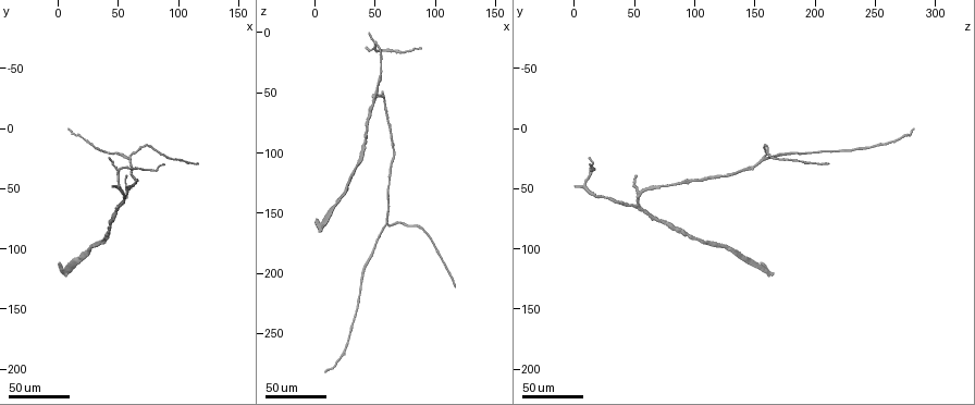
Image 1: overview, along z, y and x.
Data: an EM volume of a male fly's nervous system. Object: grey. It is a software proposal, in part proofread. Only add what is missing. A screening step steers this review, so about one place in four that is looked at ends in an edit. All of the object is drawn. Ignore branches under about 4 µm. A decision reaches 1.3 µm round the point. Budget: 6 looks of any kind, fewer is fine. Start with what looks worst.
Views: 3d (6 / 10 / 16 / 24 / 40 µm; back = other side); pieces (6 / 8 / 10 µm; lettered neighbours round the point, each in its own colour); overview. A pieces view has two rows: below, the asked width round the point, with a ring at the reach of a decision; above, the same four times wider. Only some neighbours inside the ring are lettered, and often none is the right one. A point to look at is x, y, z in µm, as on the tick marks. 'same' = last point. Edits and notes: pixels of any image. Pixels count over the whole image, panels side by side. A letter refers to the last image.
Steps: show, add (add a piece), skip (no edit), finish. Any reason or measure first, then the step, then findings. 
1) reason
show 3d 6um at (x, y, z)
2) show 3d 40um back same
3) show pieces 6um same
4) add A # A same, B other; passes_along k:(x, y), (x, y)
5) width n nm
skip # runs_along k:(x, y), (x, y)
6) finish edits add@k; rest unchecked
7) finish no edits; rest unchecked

branch stops here
show 3d 40um at (114, 30, 212)

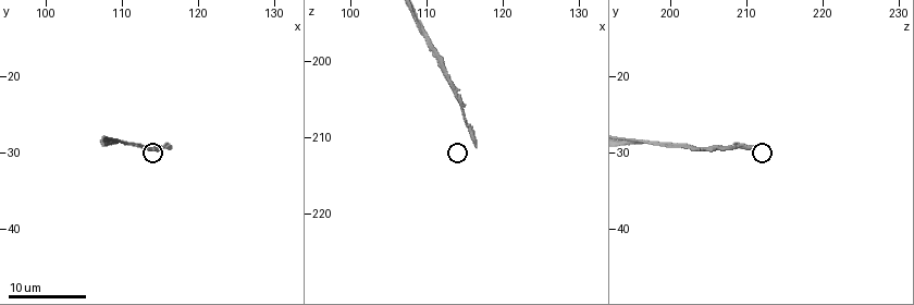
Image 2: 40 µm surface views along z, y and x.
show pieces 6um at (116.5, 29.0, 211.0)

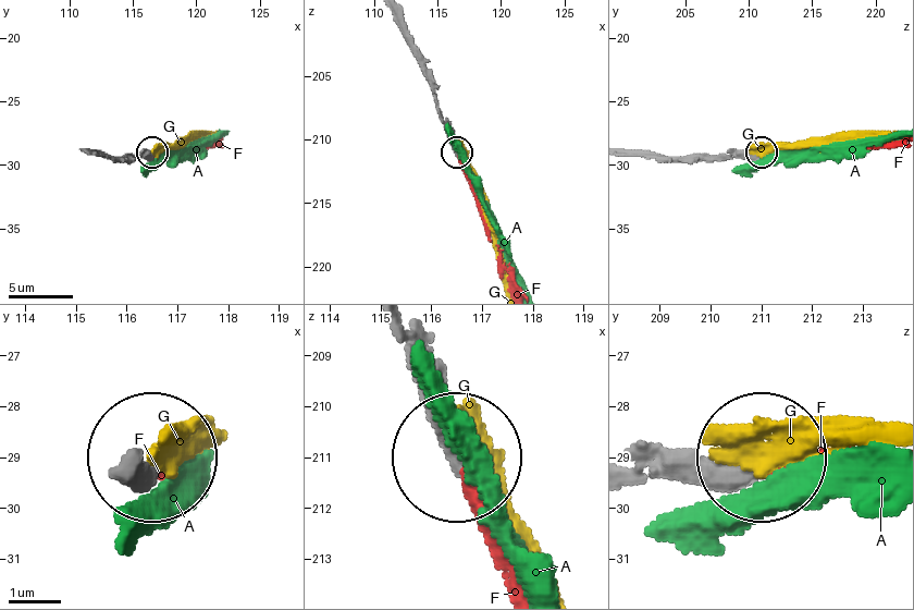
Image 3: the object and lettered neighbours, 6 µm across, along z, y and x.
width 290 nm
add F # A other, F same, G other; passes_along 3:(397, 334), (509, 590); the neuron continues

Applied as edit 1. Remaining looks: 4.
show overview

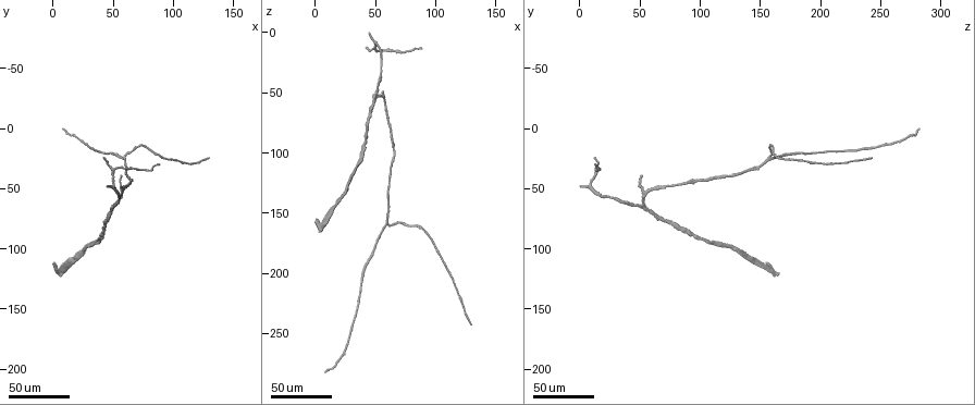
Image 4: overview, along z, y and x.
free end
show 3d 40um at (46, 48, 0)

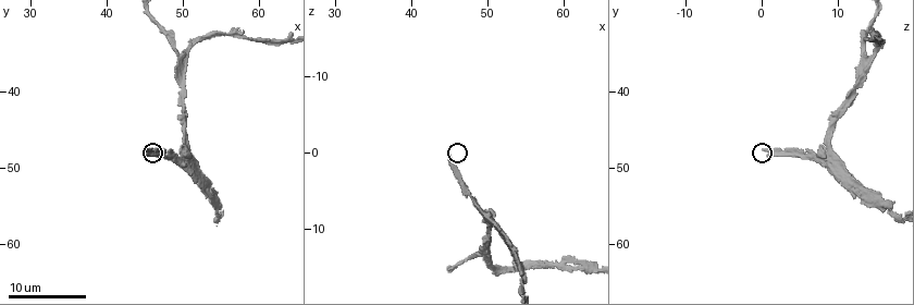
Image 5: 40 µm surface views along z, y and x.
show pieces 10um at (45.0, 47.5, 0.0)

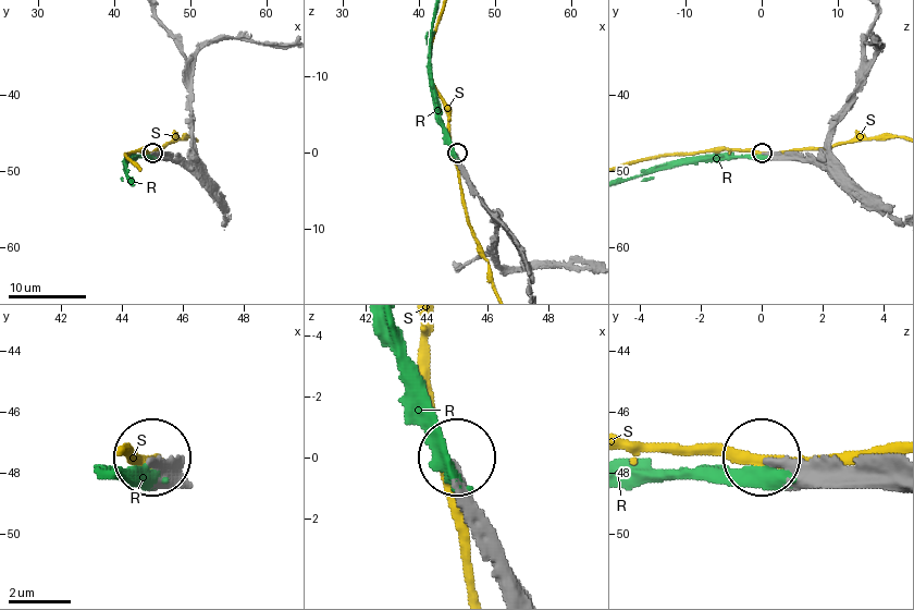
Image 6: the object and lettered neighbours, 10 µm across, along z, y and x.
add R # R same, S other; passes_along 6:(789, 160), (709, 158), (678, 166), (654, 166); it goes on there

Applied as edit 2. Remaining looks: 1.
finish edits add@3, add@6; rest unchecked

